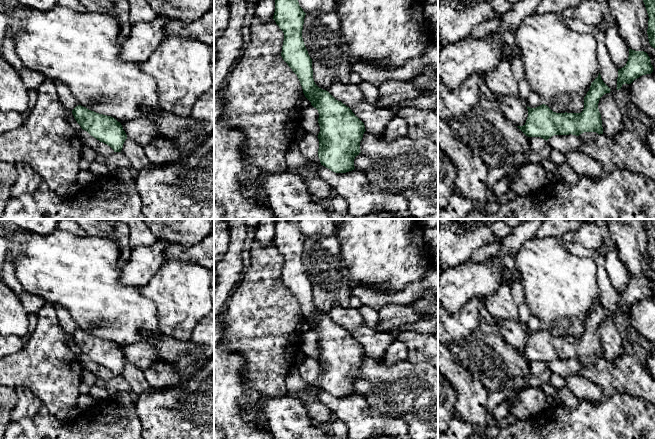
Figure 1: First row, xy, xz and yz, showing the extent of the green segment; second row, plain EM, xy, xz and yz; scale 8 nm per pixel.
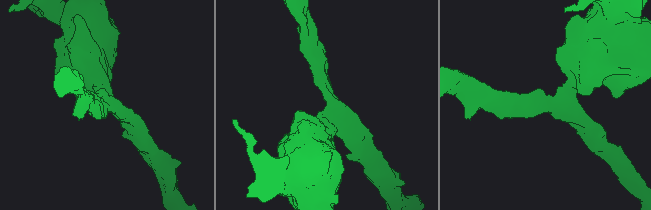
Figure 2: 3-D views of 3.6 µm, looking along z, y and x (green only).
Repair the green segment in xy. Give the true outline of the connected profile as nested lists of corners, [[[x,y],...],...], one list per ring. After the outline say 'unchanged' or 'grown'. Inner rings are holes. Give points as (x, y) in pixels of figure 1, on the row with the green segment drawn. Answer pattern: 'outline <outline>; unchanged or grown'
outline [[[81,105],[76,106],[72,114],[83,130],[110,146],[114,152],[121,152],[127,135],[115,118],[96,113]]]; unchanged

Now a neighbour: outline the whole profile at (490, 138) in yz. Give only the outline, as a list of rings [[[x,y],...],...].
[[[484,93],[481,94],[480,102],[476,107],[461,117],[452,119],[449,124],[453,135],[466,144],[472,153],[479,156],[488,167],[503,166],[502,157],[518,151],[541,151],[547,143],[541,137],[526,136],[503,116],[497,103],[491,101]]]

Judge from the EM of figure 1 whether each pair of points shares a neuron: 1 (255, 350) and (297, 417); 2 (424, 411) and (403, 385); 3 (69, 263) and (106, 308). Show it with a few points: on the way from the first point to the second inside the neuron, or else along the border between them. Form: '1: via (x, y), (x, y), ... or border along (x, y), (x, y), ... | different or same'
1: border along (288, 395), (284, 397), (263, 398), (262, 400) | different
2: via (423, 405), (409, 391) | same
3: via (78, 274), (86, 282), (95, 297) | same

